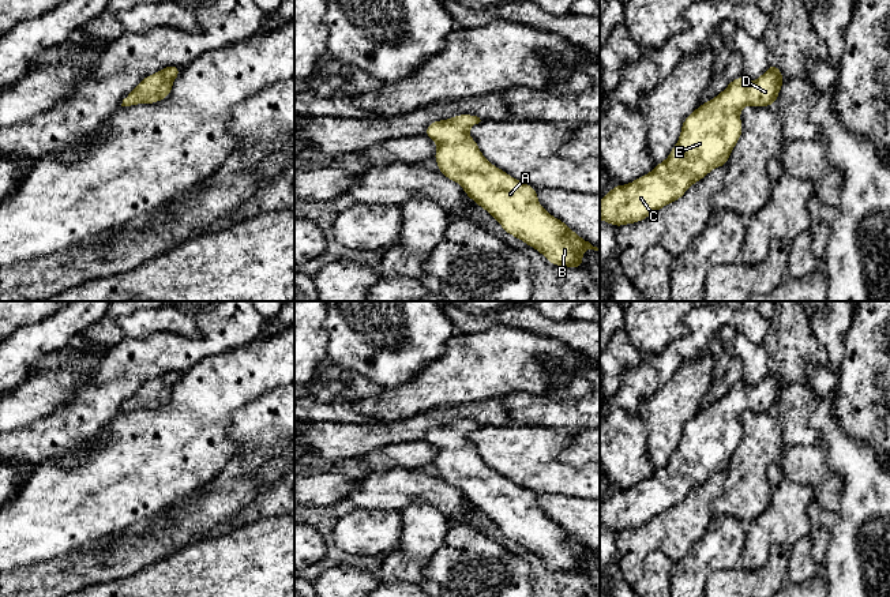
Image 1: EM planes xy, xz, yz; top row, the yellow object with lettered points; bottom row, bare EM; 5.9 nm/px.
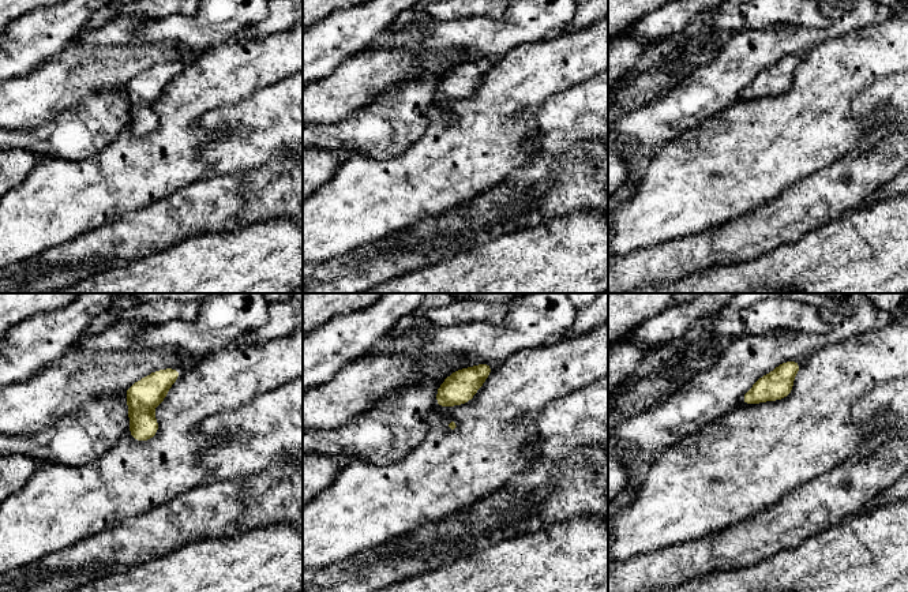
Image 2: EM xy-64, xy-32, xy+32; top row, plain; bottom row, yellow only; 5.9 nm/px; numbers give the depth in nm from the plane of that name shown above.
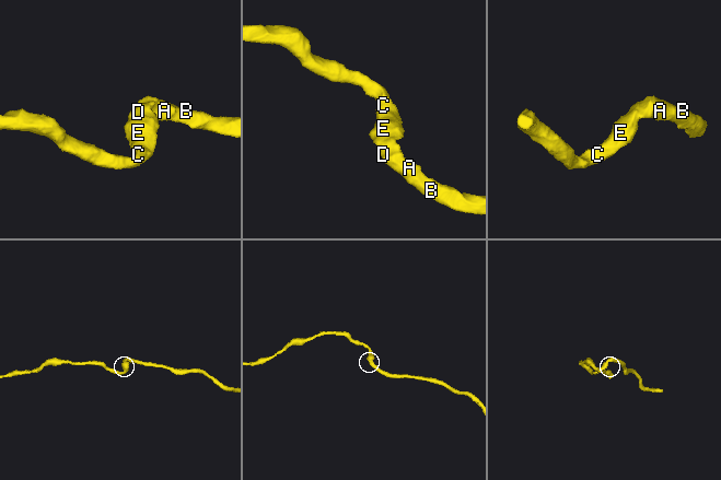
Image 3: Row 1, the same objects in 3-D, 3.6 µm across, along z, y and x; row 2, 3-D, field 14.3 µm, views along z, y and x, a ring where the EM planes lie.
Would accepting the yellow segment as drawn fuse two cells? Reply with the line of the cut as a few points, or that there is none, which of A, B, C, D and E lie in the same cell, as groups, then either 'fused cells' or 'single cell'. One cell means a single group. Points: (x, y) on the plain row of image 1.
cut none; groups A B C D E; single cell

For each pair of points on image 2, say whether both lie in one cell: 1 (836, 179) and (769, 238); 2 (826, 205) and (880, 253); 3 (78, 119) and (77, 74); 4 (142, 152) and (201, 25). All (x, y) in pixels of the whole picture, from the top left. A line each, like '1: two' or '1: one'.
1: one
2: two
3: two
4: two

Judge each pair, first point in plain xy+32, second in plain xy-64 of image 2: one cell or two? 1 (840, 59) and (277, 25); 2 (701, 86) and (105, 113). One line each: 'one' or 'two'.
1: two
2: one

